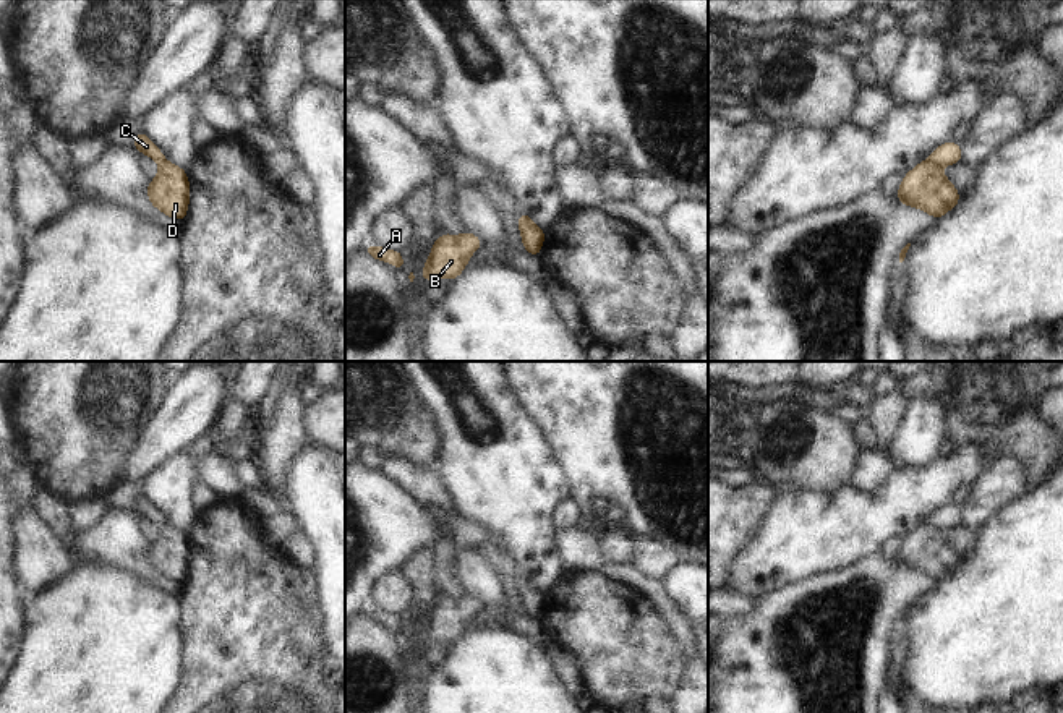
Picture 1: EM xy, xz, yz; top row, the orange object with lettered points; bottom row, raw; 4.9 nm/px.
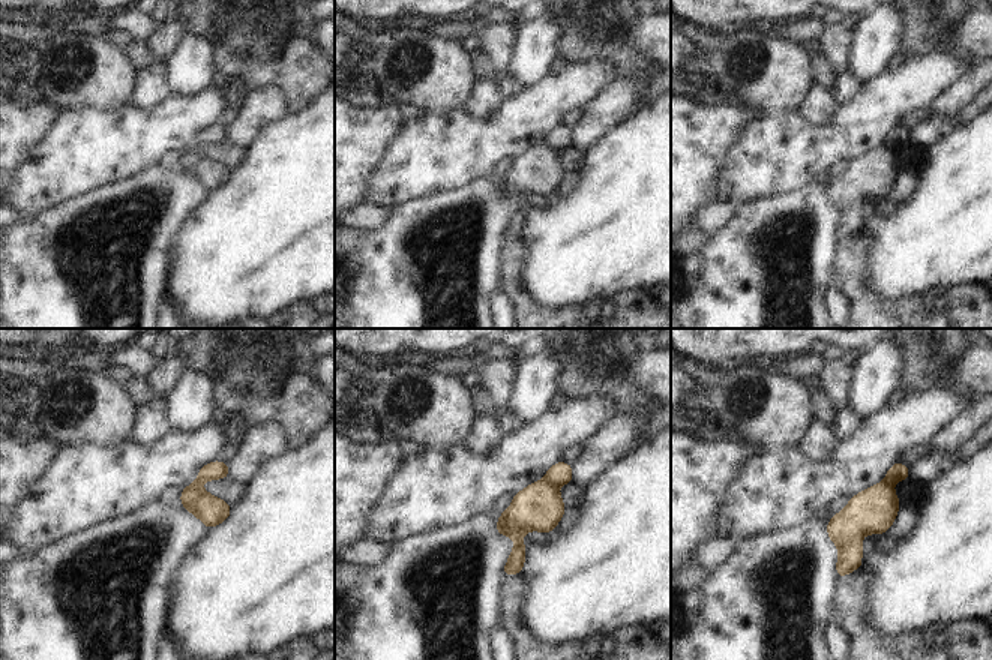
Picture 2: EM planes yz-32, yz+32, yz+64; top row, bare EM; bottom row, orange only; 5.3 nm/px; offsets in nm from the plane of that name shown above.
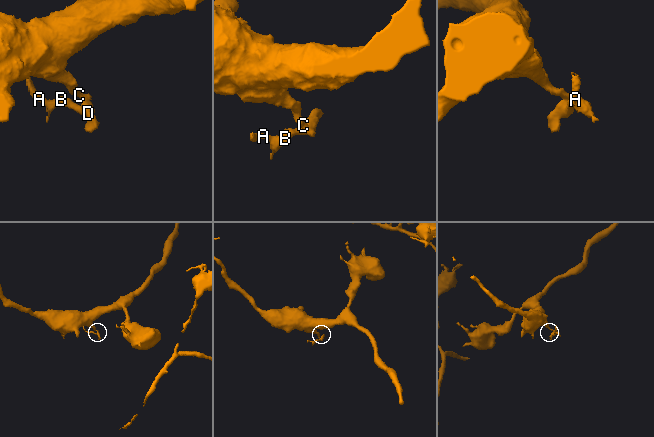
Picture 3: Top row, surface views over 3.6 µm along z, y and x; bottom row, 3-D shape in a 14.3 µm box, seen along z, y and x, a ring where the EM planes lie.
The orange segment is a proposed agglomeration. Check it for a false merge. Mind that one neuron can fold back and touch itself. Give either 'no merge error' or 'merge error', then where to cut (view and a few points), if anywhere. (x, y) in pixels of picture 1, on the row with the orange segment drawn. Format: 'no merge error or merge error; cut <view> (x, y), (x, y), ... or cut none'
merge error; cut yz (927, 159), (939, 167)

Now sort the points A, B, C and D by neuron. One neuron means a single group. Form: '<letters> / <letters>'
A B D / C

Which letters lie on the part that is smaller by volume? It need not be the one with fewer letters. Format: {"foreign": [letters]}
{"foreign": ["A", "B", "D"]}

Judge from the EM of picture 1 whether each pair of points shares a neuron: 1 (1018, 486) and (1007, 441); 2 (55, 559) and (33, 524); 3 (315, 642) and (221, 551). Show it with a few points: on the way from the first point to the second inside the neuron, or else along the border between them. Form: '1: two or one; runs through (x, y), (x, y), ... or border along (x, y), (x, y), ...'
1: two; border along (1005, 456), (1013, 457), (1023, 467), (1028, 488)
2: one; runs through (47, 551), (34, 538), (33, 532)
3: two; border along (295, 598), (292, 642), (307, 657)

